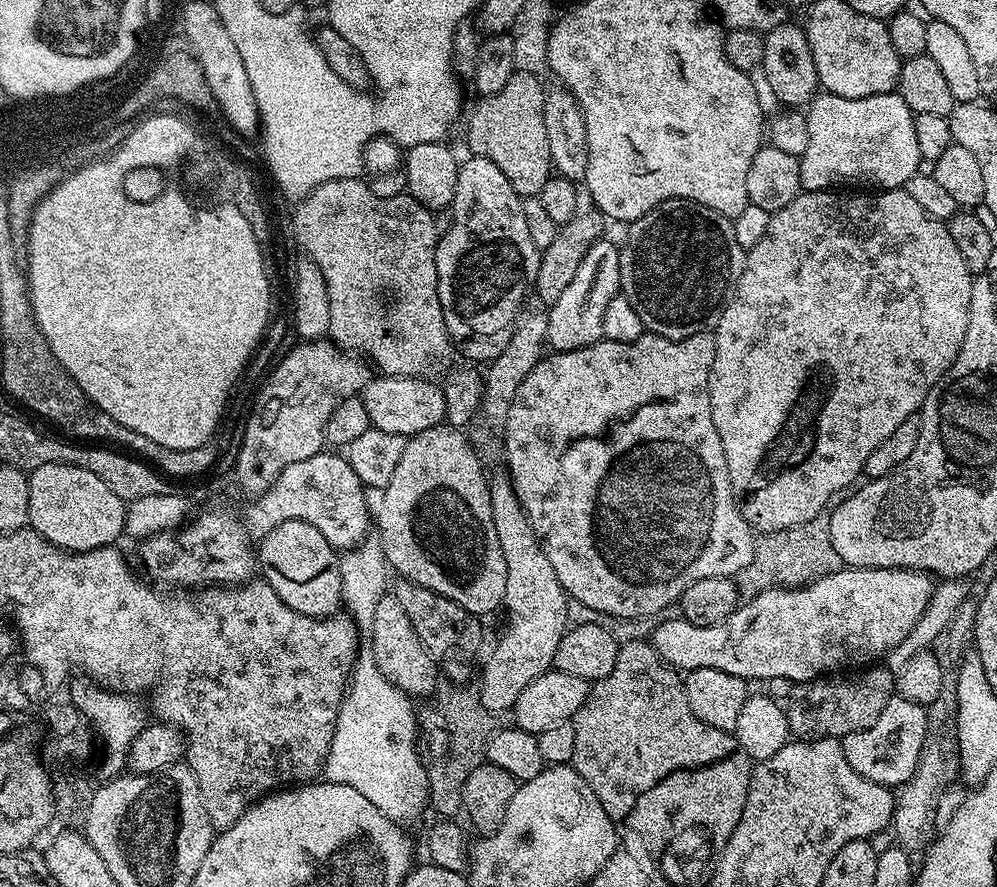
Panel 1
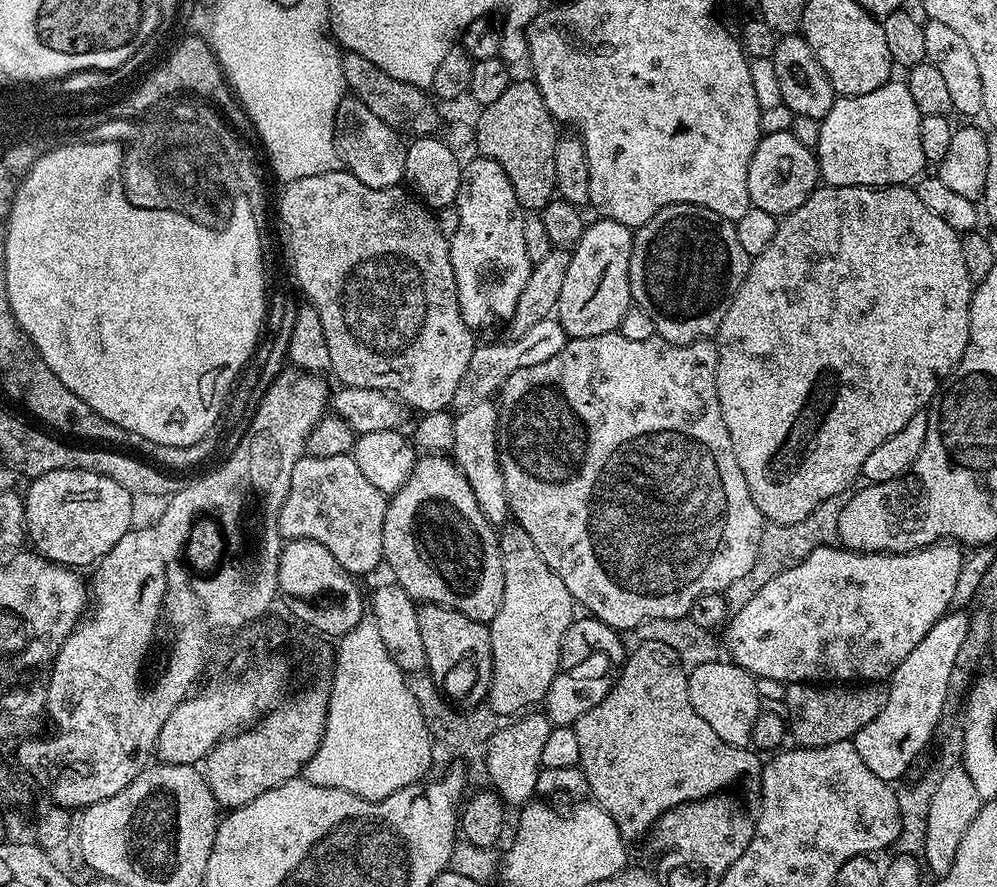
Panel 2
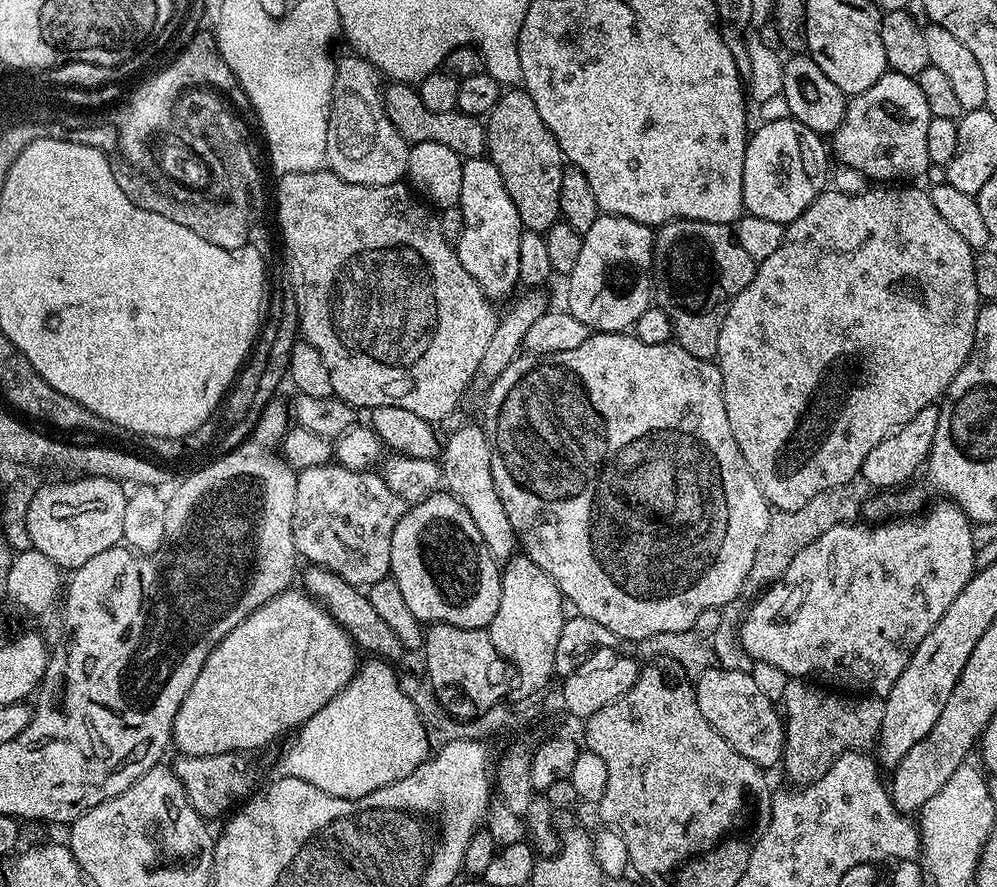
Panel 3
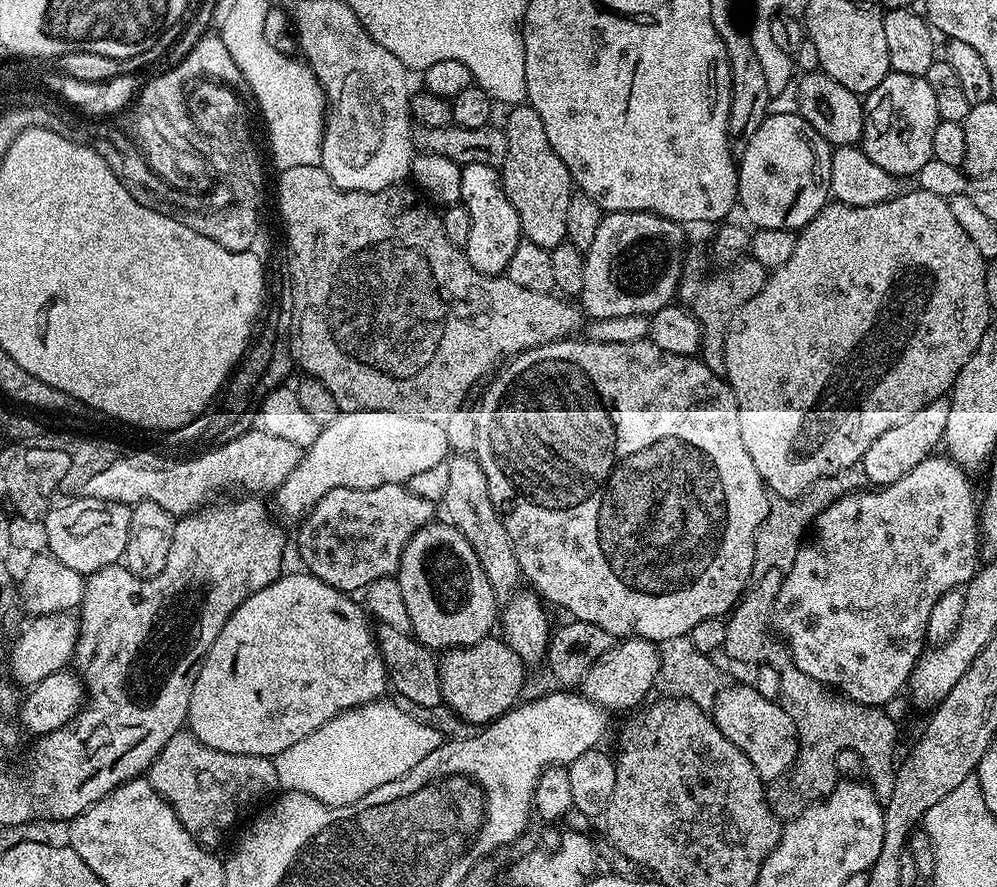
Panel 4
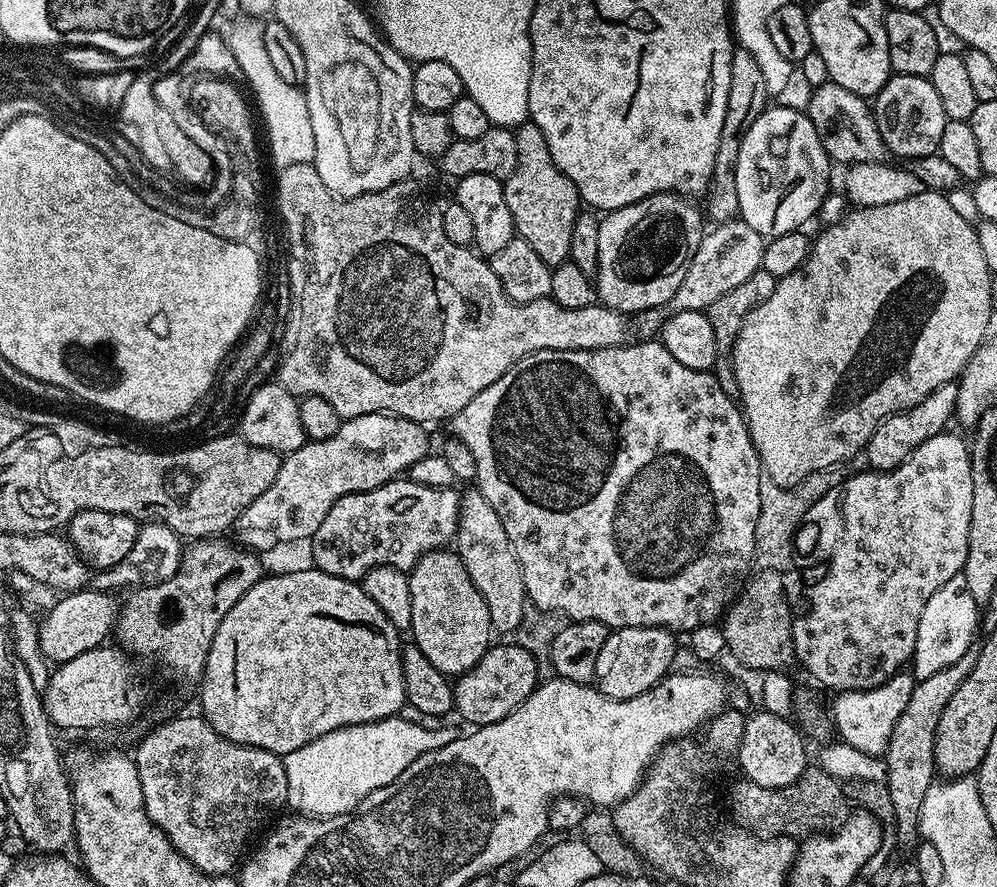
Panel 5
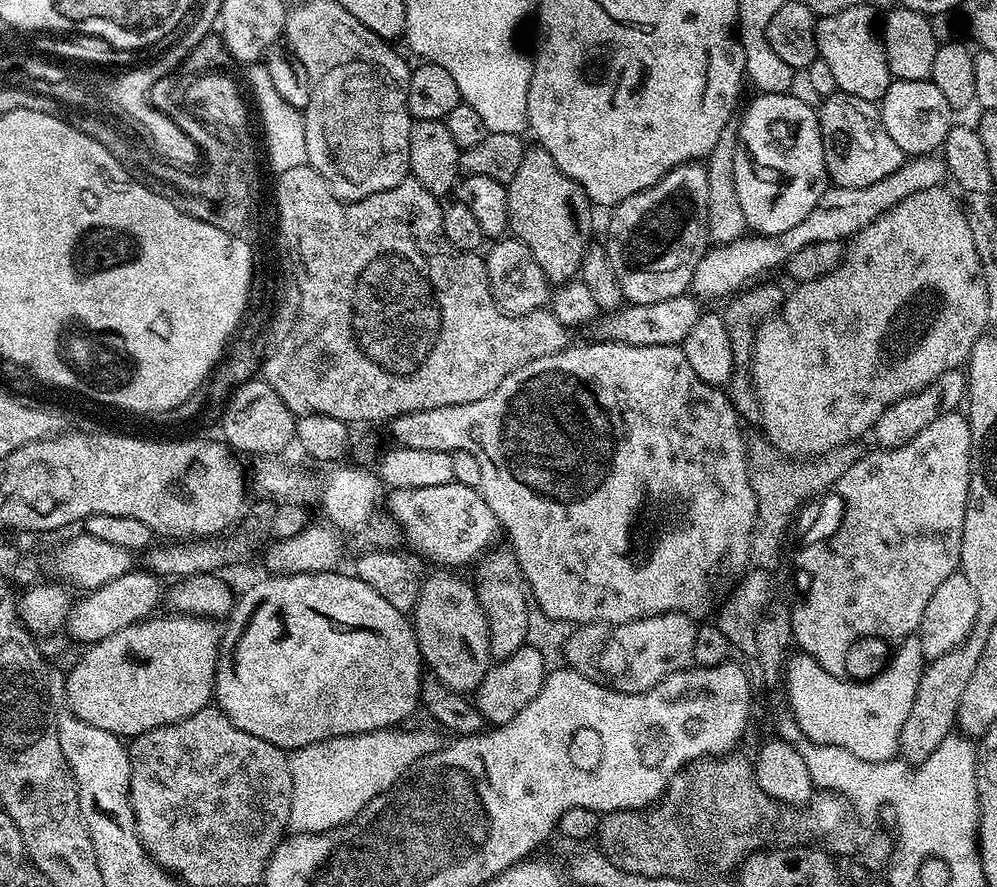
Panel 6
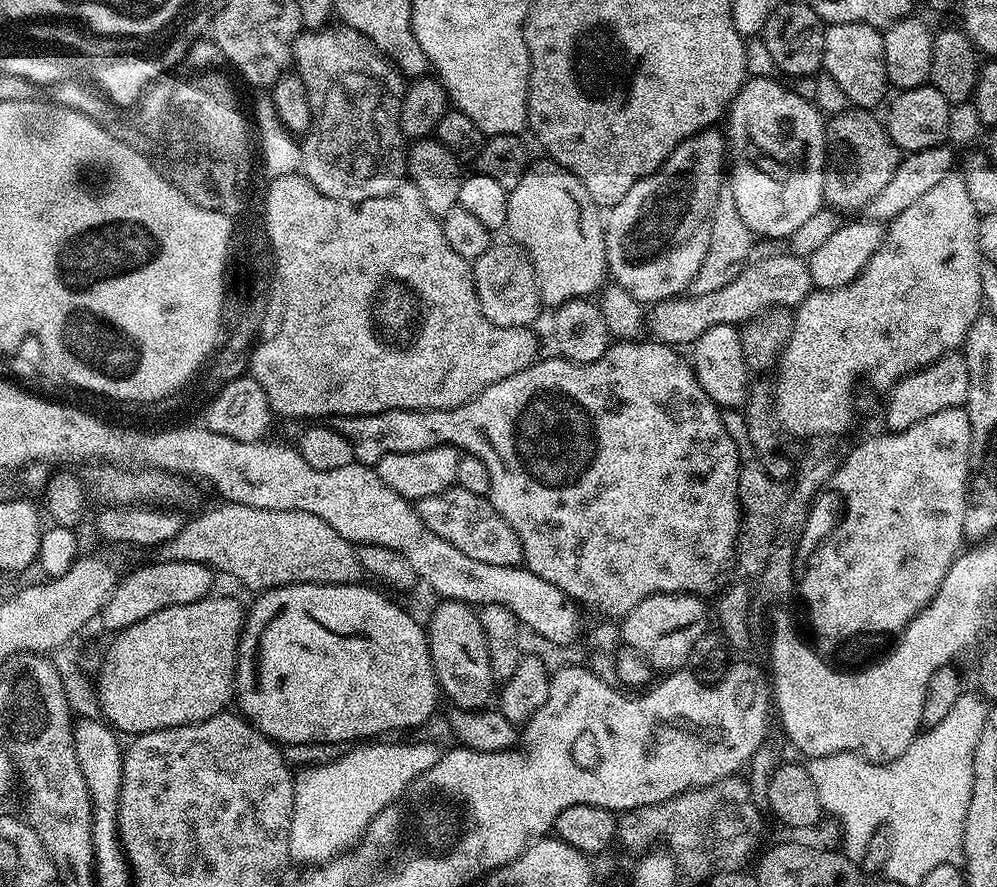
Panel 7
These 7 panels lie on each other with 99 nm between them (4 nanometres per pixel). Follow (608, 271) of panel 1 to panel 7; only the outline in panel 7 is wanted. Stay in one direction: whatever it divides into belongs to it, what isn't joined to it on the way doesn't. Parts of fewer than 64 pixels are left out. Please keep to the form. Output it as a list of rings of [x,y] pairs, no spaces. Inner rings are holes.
[[[705,130],[686,138],[666,158],[659,170],[651,172],[646,178],[634,182],[630,186],[630,191],[626,193],[626,198],[618,202],[615,206],[607,209],[606,219],[604,221],[604,237],[606,238],[606,258],[608,259],[608,271],[611,279],[631,294],[636,301],[645,306],[651,306],[658,303],[659,300],[668,300],[672,296],[679,296],[687,293],[692,287],[694,274],[698,274],[698,266],[702,266],[702,258],[706,258],[706,246],[710,246],[710,218],[714,214],[714,206],[718,202],[718,194],[726,180],[726,140],[723,135],[720,136],[716,130]]]

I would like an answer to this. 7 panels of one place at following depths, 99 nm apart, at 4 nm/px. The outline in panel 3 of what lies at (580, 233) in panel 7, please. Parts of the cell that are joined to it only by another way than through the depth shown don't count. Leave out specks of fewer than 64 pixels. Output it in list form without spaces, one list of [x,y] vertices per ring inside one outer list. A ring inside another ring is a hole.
[[[523,90],[501,91],[498,102],[486,117],[486,127],[487,159],[498,166],[498,174],[502,174],[502,182],[506,182],[506,190],[518,209],[520,223],[529,232],[548,232],[561,219],[560,195],[566,161],[554,134],[542,122],[534,98]]]

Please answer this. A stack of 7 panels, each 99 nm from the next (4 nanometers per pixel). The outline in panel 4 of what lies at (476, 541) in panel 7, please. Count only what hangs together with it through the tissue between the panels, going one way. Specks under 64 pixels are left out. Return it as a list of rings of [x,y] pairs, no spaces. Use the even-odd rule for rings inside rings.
[[[404,484],[330,490],[299,525],[296,544],[304,559],[303,567],[339,592],[359,593],[370,582],[399,572],[406,542],[418,529],[433,523],[435,512],[437,515],[438,508],[433,501],[418,498]]]

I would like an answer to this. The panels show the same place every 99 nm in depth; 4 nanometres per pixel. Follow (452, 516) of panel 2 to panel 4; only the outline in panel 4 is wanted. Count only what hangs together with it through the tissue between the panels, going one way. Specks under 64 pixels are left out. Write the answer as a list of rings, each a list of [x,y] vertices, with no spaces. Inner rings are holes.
[[[433,522],[418,529],[410,542],[406,542],[406,550],[402,550],[400,570],[395,578],[402,586],[406,614],[410,614],[411,635],[428,648],[447,650],[474,646],[474,642],[482,642],[497,627],[498,597],[490,586],[490,578],[486,578],[486,570],[482,570],[482,562],[478,562],[474,546],[466,542],[466,538],[453,524]]]

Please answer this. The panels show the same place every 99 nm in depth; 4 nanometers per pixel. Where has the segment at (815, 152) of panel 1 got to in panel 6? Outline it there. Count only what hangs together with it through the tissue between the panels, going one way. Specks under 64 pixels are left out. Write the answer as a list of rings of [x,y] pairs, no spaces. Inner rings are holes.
[[[931,79],[919,80],[918,82],[893,80],[892,85],[886,90],[884,99],[879,101],[878,107],[882,122],[886,126],[886,134],[890,134],[890,138],[894,138],[894,142],[898,142],[900,149],[909,157],[932,154],[943,149],[946,134],[952,129],[954,123],[954,117],[952,117],[954,109],[946,102],[942,90],[938,90],[938,86],[932,84]]]

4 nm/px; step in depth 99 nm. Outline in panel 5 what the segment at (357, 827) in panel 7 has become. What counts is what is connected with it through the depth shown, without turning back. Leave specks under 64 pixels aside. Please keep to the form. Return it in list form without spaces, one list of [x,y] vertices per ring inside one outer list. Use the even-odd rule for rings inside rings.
[[[403,715],[388,716],[384,720],[375,720],[365,724],[355,724],[334,730],[330,734],[322,734],[322,738],[314,738],[306,746],[294,750],[282,757],[286,770],[286,790],[288,791],[289,809],[301,816],[323,818],[341,816],[347,812],[355,812],[366,797],[374,794],[382,786],[390,786],[410,762],[422,758],[422,754],[430,754],[442,746],[446,746],[449,737],[443,731],[423,729],[414,722],[406,721]]]

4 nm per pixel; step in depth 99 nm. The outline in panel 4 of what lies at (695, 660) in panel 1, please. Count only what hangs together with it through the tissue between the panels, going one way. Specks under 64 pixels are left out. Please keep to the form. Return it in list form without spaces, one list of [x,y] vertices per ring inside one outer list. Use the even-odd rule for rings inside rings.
[[[933,454],[918,462],[906,478],[898,478],[898,482],[885,484],[879,490],[868,490],[860,496],[860,528],[852,524],[852,499],[851,495],[843,496],[834,506],[825,510],[814,525],[814,535],[801,547],[798,558],[794,558],[794,566],[784,573],[782,590],[778,590],[778,598],[772,604],[771,627],[781,636],[788,649],[791,663],[802,670],[802,674],[810,674],[818,682],[836,689],[841,696],[849,696],[860,704],[868,704],[872,708],[888,706],[899,692],[903,693],[908,687],[908,679],[912,677],[914,666],[926,651],[927,622],[930,620],[930,612],[934,604],[952,589],[959,589],[967,585],[968,581],[976,575],[976,552],[981,551],[979,534],[980,522],[978,519],[978,500],[972,497],[972,484],[965,469],[961,468],[955,460],[944,454]]]

